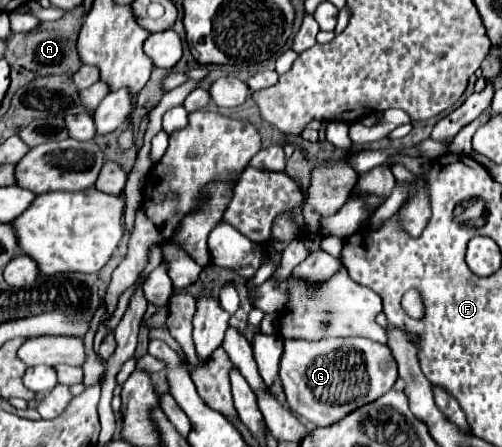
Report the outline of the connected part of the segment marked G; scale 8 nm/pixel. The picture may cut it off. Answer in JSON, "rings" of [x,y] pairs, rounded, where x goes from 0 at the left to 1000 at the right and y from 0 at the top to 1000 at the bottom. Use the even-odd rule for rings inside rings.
{"rings":[[[574,756],[558,805],[558,850],[582,922],[629,953],[657,953],[697,917],[769,881],[793,850],[793,828],[777,779],[733,756],[641,756],[633,765]]]}

